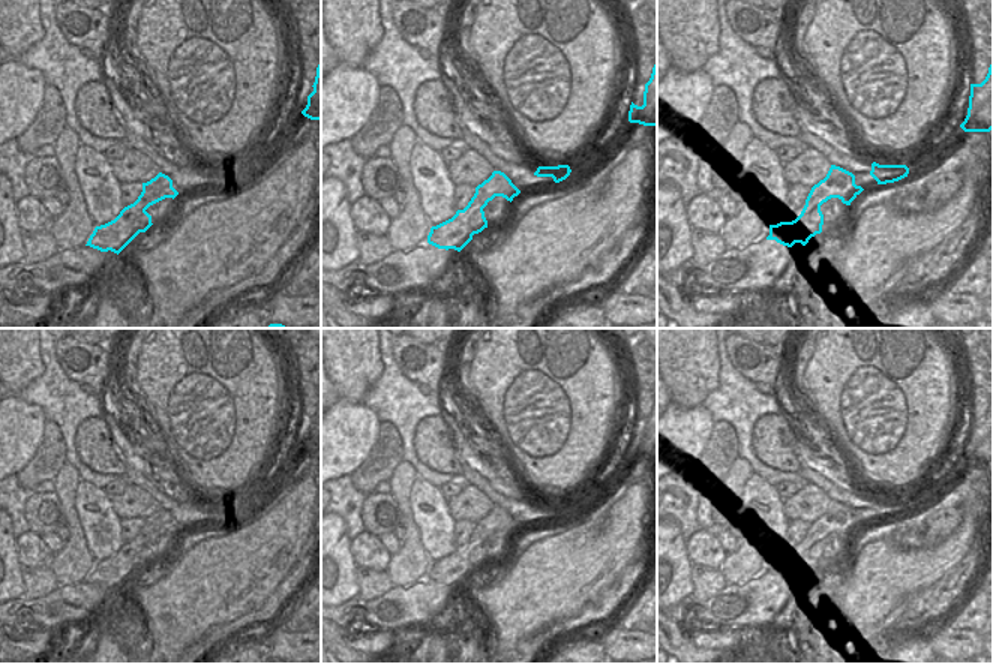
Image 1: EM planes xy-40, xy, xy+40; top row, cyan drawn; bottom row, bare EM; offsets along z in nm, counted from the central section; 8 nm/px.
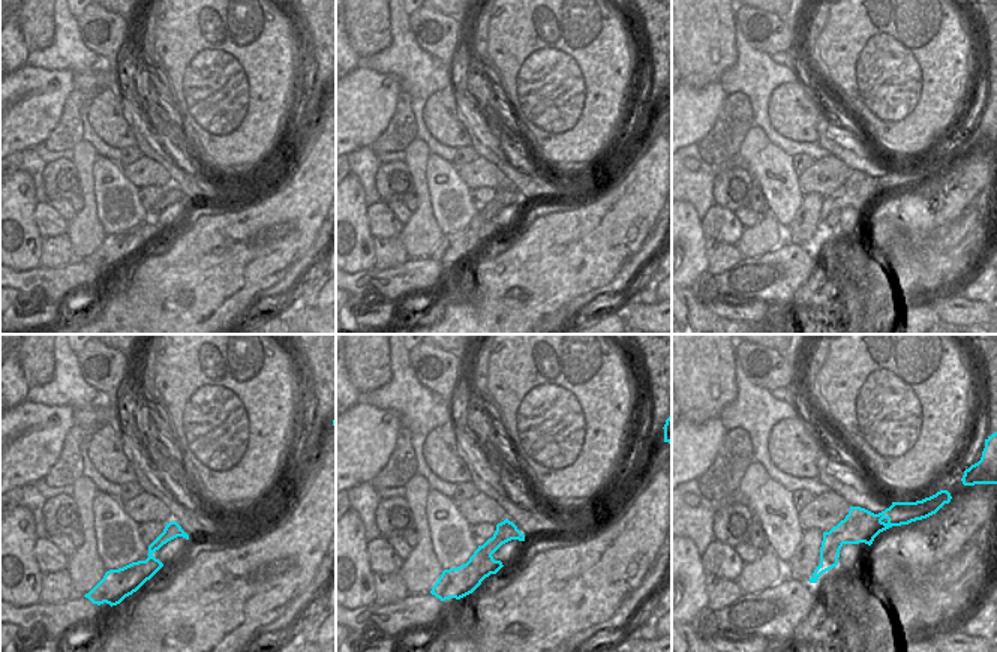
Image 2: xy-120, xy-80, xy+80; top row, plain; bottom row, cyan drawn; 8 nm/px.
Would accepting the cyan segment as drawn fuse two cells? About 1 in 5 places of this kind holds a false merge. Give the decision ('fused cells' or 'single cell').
fused cells

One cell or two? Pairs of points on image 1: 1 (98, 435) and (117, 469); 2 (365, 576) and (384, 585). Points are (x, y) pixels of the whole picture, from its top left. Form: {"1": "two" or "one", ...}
{"1": "one", "2": "one"}

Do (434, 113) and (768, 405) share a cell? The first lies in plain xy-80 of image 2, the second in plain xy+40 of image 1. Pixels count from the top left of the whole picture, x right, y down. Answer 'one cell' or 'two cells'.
two cells

